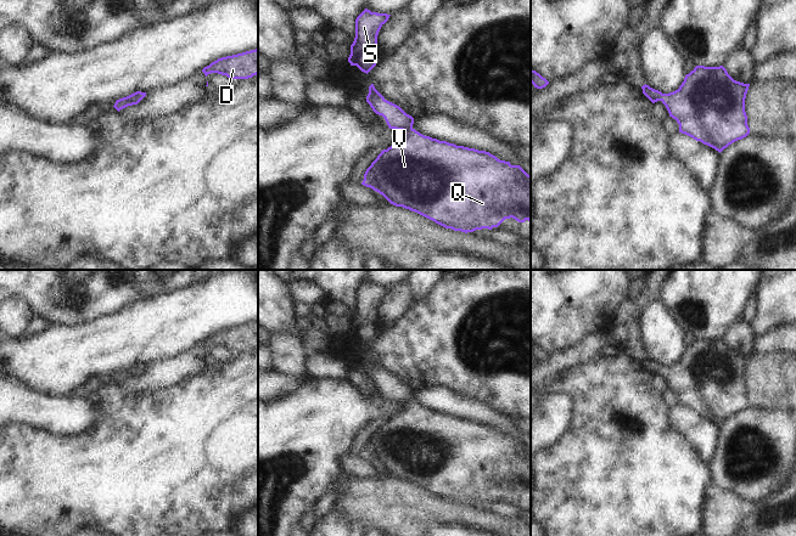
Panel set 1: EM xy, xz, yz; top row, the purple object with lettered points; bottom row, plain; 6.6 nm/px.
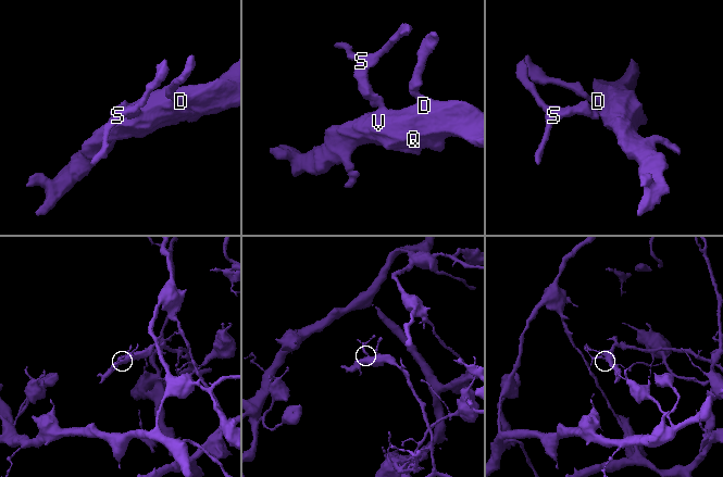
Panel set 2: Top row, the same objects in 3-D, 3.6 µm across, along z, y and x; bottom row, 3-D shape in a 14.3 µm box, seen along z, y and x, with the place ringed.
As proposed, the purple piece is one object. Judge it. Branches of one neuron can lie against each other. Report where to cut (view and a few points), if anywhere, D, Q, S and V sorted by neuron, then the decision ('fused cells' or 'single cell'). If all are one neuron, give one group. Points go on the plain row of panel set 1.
no cut; D Q S V; single cell

